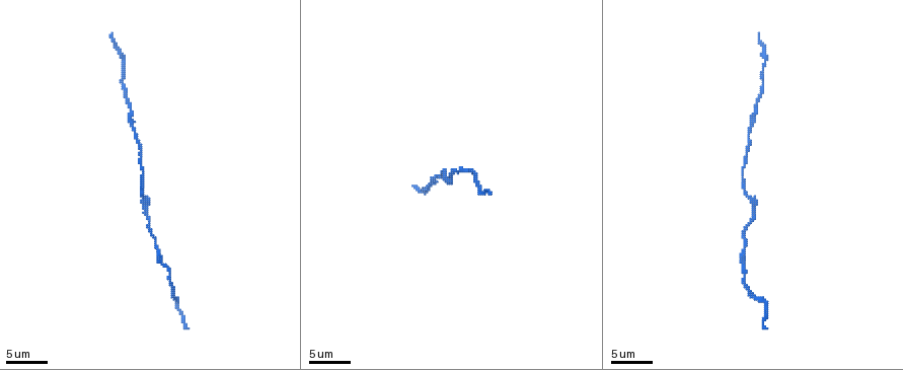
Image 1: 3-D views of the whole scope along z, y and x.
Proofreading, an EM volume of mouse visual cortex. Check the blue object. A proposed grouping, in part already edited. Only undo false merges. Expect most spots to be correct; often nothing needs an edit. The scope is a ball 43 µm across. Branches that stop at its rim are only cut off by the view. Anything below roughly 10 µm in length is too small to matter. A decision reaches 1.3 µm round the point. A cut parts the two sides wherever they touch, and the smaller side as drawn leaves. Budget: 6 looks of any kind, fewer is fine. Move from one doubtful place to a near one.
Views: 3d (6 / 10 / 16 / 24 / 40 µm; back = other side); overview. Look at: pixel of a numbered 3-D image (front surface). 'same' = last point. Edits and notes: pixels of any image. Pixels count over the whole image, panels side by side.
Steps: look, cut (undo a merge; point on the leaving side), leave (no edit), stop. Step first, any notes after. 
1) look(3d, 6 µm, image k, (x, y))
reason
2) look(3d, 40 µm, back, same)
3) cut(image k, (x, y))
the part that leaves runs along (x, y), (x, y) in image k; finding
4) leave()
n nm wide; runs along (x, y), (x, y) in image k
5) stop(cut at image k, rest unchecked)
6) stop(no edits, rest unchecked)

look(3d, 10 µm, image 1, (465, 170))
sudden change in width

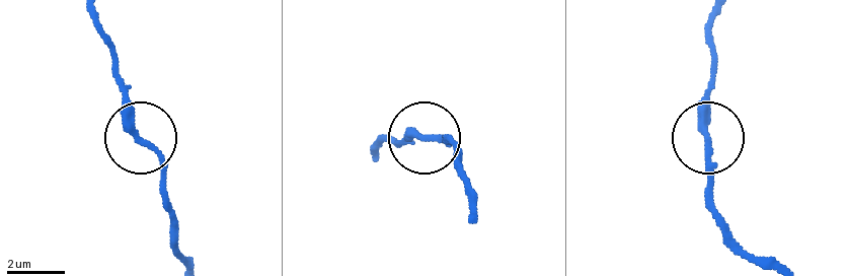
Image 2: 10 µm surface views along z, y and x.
look(3d, 10 µm, back, image 2, (428, 138))

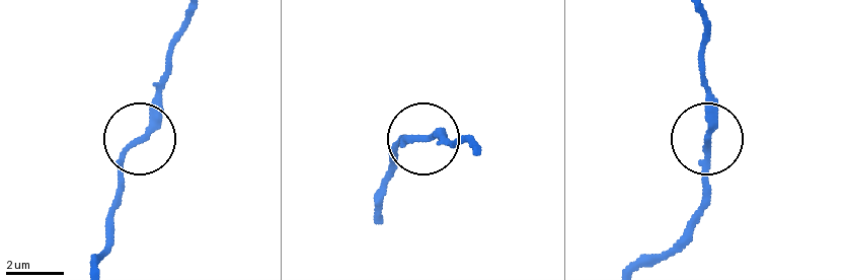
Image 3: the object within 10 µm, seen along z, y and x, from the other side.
leave()
runs along (474, 151), (467, 141), (397, 141) in image 3; one neuron here

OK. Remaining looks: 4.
look(3d, 6 µm, image 1, (751, 214))

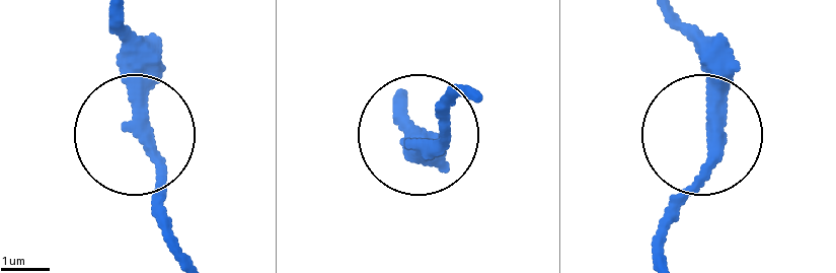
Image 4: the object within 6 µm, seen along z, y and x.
leave()
runs along (126, 17), (161, 231) in image 4; one neuron here

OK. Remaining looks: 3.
look(3d, 10 µm, image 1, (754, 113))
sudden change in width

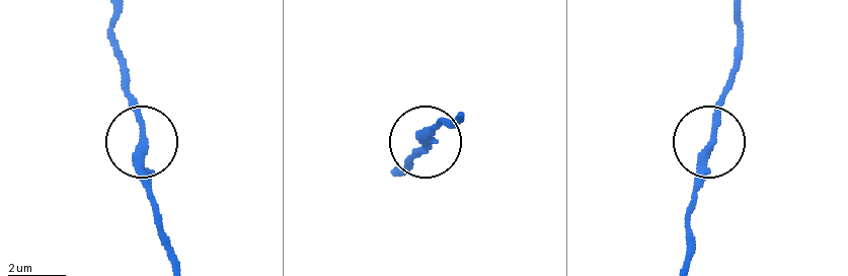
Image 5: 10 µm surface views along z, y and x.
leave()
runs along (687, 261), (696, 181), (733, 60) in image 5; continuous, no second neuron

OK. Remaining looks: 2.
stop(no edits, rest unchecked)

